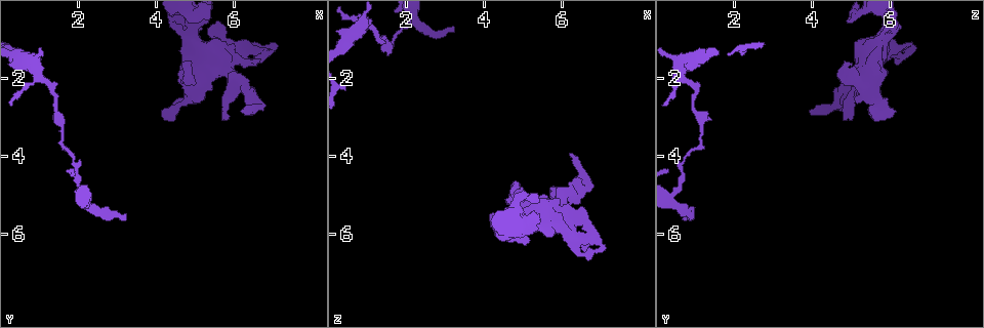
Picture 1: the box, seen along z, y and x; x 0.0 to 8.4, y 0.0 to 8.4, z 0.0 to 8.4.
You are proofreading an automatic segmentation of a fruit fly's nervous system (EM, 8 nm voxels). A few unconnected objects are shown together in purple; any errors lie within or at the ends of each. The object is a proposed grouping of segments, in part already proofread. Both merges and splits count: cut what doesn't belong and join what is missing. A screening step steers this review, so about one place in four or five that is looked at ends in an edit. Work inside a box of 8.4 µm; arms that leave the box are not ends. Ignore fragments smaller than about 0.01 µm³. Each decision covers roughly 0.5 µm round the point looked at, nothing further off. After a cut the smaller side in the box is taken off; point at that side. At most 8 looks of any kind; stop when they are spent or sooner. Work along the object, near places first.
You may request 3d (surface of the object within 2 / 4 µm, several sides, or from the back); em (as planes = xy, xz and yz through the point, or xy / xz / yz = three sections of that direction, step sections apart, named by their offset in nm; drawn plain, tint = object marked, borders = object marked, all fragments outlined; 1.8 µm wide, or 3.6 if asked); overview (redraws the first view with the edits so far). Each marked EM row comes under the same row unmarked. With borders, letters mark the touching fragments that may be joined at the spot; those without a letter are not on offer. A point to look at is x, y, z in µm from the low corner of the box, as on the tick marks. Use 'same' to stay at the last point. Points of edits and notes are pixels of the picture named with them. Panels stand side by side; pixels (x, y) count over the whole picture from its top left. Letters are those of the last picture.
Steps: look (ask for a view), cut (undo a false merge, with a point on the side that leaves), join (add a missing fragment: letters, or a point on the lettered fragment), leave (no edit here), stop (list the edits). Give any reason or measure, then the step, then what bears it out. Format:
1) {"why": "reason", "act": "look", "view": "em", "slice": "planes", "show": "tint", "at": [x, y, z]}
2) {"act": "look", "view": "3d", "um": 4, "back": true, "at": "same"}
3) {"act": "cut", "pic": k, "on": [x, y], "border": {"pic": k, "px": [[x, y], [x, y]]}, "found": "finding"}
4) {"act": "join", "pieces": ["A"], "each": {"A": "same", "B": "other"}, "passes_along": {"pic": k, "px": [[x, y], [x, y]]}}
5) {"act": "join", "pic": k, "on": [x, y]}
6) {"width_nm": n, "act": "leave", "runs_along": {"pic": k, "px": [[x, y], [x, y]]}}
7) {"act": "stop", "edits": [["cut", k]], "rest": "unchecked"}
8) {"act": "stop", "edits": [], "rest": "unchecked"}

{"why": "free end", "act": "look", "view": "em", "slice": "planes", "show": "borders", "at": [3.20, 5.55, 0.75]}

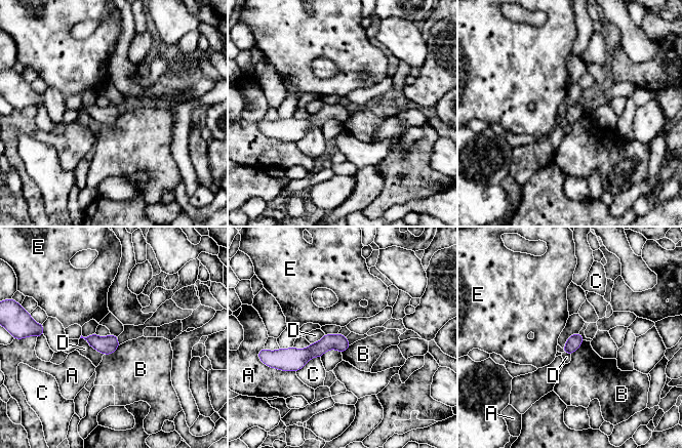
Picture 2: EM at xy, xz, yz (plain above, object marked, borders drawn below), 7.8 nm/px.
{"width_nm": 110, "act": "leave", "each": {"A": "other", "B": "other", "C": "other", "D": "other", "E": "other"}, "runs_along": {"pic": 2, "px": [[346, 343], [282, 353]]}, "found": "none of them fits"}

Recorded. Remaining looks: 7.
{"why": "free end", "act": "look", "view": "3d", "um": 4, "at": [4.70, 1.55, 5.00]}

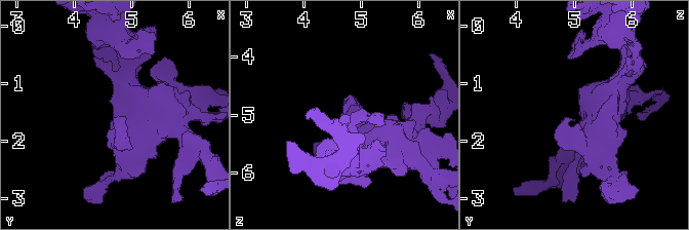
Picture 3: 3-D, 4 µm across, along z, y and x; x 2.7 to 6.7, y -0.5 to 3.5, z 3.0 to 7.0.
{"act": "look", "view": "em", "um": 3.6, "slice": "planes", "show": "tint", "at": [4.75, 1.60, 5.00]}

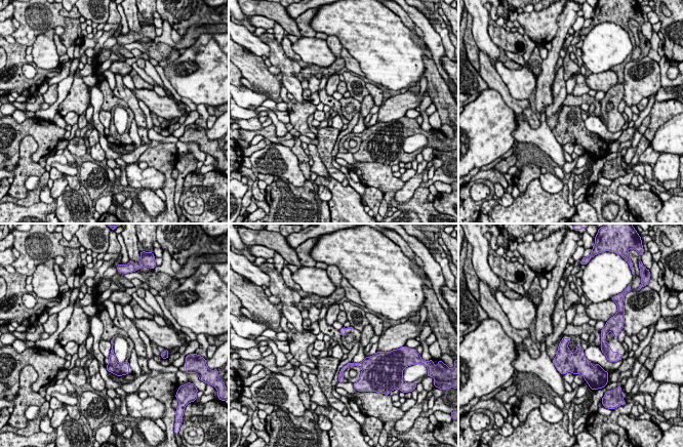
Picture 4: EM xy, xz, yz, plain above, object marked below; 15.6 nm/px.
{"why": "what lies round it", "act": "look", "view": "em", "um": 3.6, "slice": "planes", "show": "borders", "at": "same"}

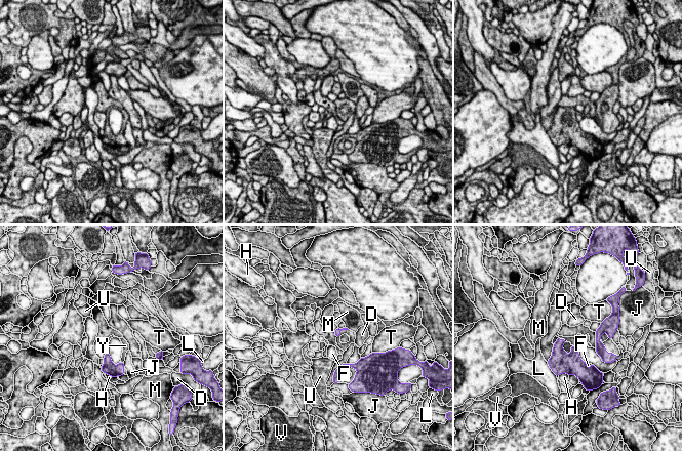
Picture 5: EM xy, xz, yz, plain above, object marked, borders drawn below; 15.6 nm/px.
{"longest_contact_nm": ["V", 300], "act": "join", "pic": 5, "on": [351, 334], "each": {"D": "other", "F": "other", "H": "other", "J": "other", "L": "other", "M": "other", "T": "other", "U": "other", "V": "other", "Y": "same"}, "passes_along": {"pic": 5, "px": [[337, 332], [339, 331], [351, 334]]}, "found": "the neuron continues"}

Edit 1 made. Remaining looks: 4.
{"why": "redraw", "act": "look", "view": "overview"}

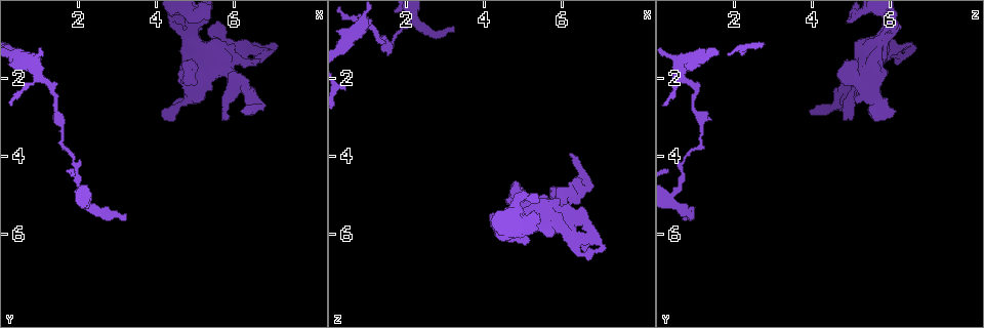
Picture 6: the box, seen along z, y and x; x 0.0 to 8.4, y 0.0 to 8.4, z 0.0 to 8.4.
{"why": "thick turns thin", "act": "look", "view": "3d", "um": 2, "at": [6.80, 1.25, 6.20]}

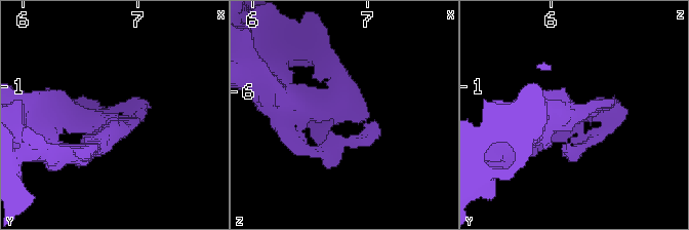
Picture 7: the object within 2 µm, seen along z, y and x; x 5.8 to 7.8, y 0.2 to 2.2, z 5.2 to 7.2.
{"act": "look", "view": "em", "um": 3.6, "slice": "yz", "step": 8, "show": "borders", "at": [6.80, 1.32, 6.16]}

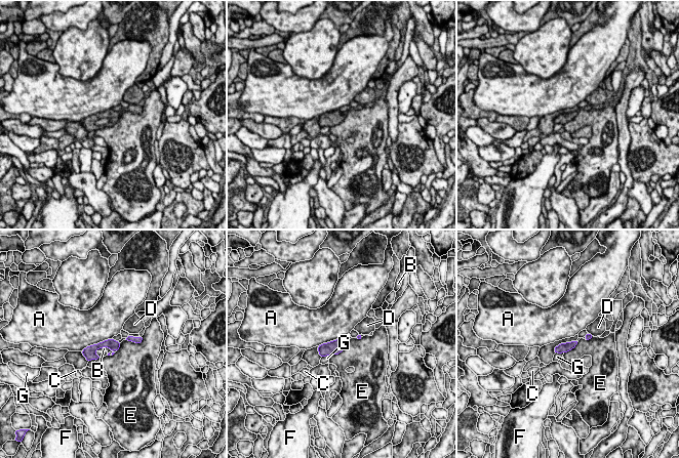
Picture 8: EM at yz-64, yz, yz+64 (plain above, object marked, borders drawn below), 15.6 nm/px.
{"act": "look", "view": "em", "um": 3.6, "slice": "planes", "show": "borders", "at": "same"}

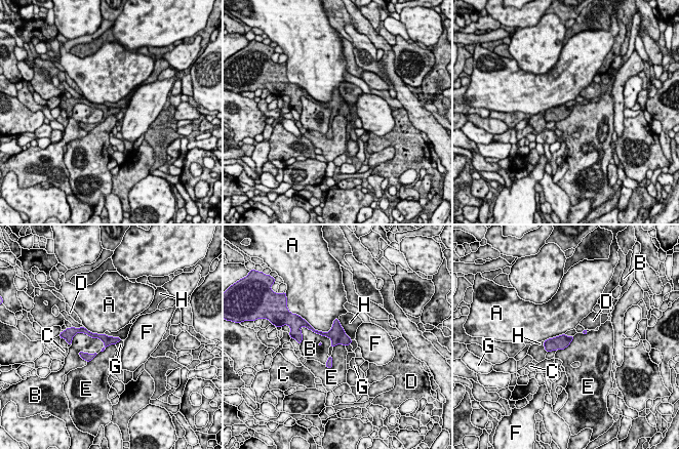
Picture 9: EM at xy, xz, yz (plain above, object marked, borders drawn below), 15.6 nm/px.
{"width_nm": 160, "longest_contact_nm": ["B", 500], "act": "leave", "each": {"A": "other", "B": "other", "C": "other", "D": "other", "E": "other", "F": "other", "G": "other", "H": "other"}, "found": "continuous, no second neuron"}

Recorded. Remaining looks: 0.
{"act": "stop", "edits": [["join", 5]], "rest": "unchecked"}

